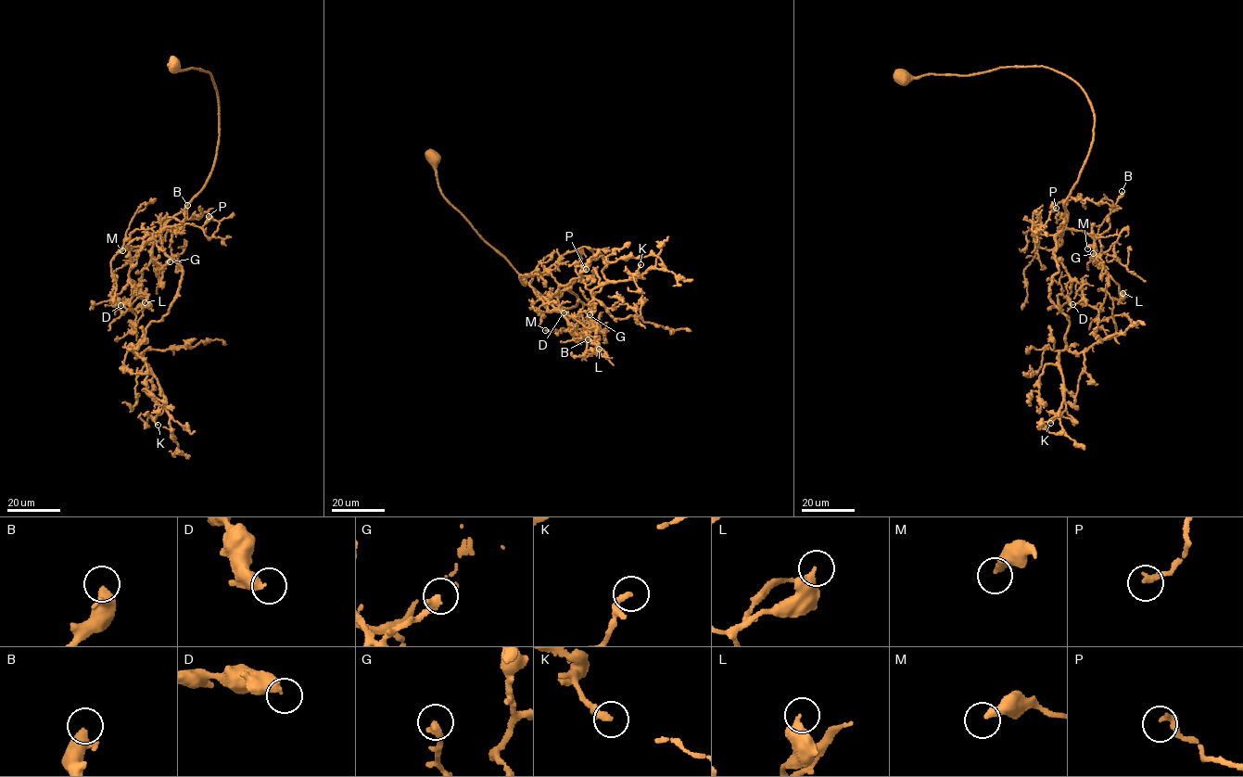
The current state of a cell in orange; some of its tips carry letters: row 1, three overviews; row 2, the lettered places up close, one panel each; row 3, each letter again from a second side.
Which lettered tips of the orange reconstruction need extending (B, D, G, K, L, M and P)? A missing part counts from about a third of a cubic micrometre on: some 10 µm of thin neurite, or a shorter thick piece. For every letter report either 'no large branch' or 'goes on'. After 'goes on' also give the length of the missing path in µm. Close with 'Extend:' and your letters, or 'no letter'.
B: no large branch
D: no large branch
G: goes on | 5 µm
K: no large branch
L: no large branch
M: no large branch
P: no large branch
Extend: G

